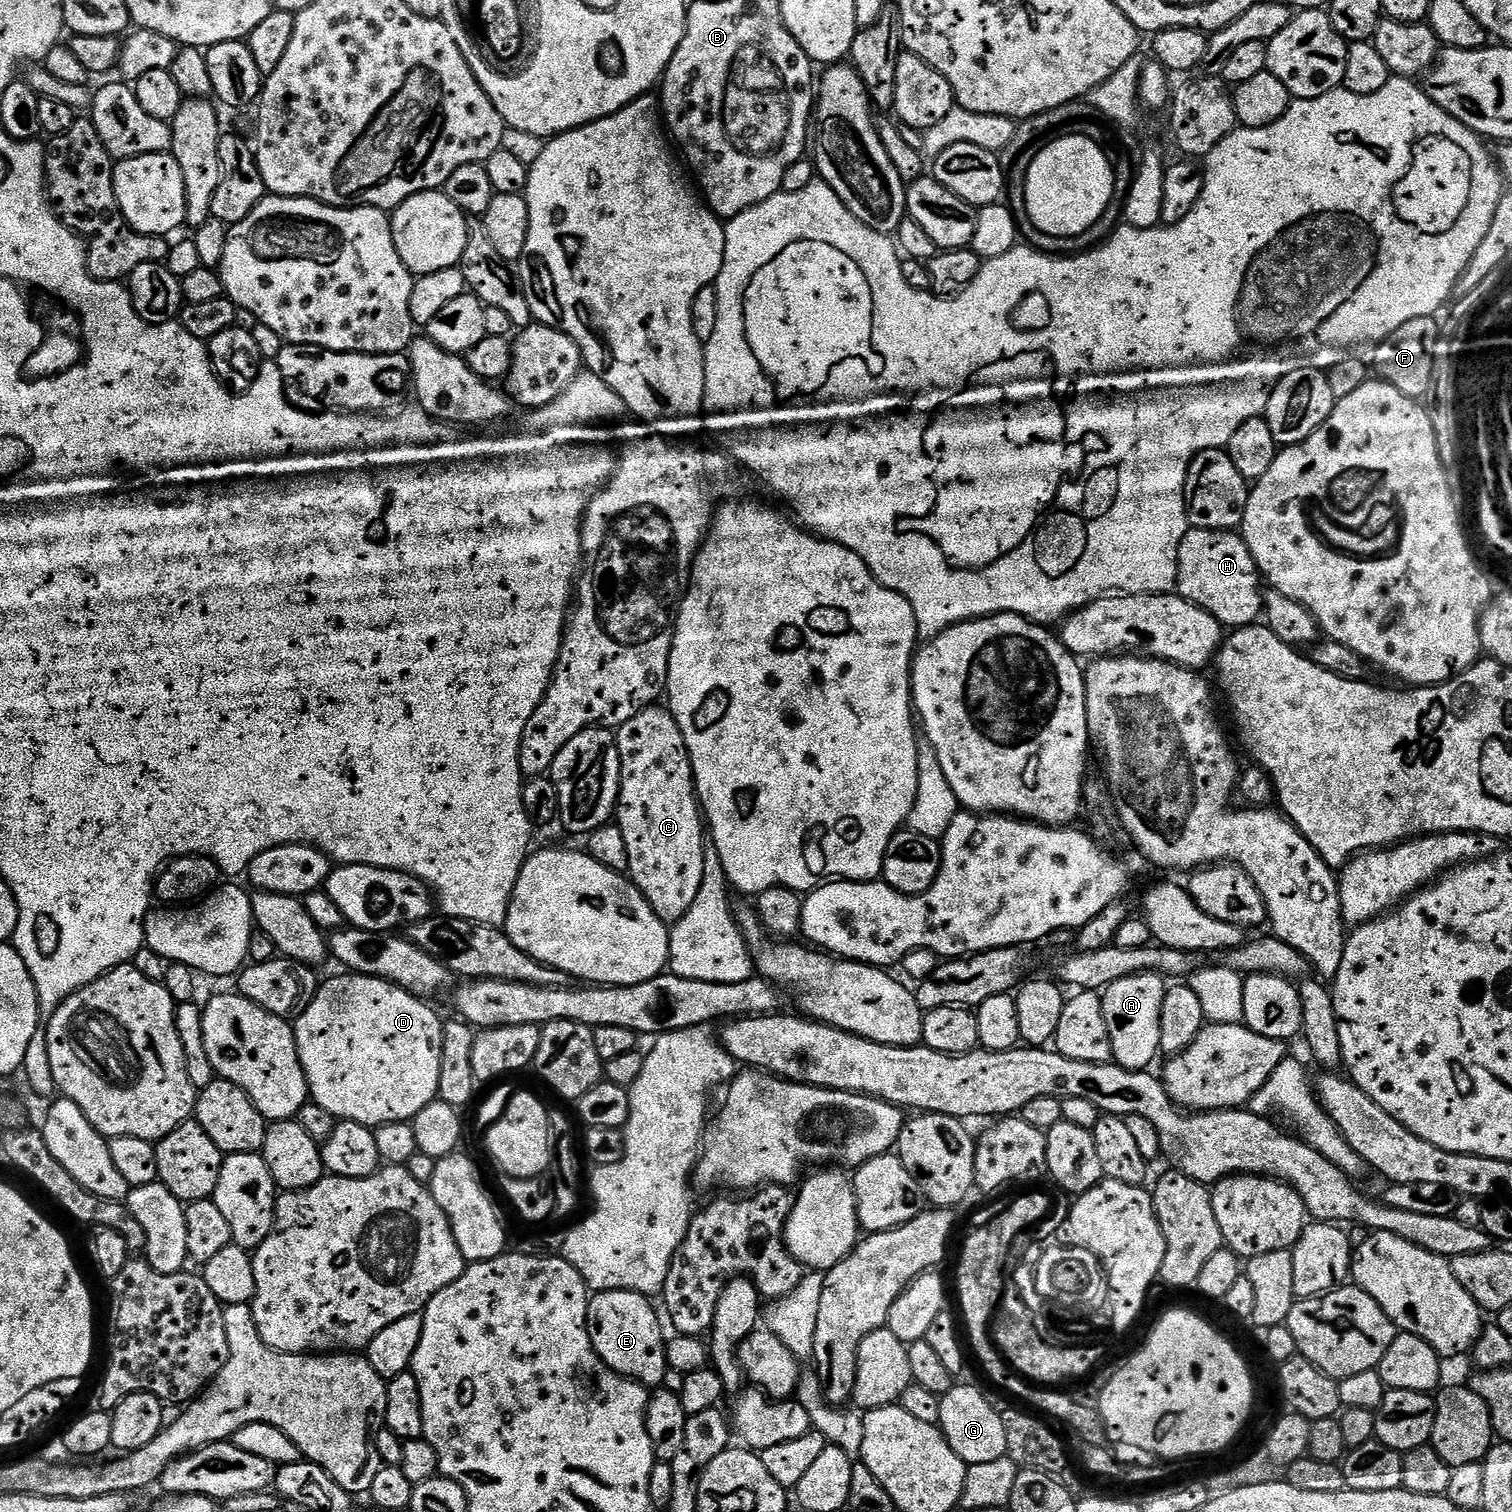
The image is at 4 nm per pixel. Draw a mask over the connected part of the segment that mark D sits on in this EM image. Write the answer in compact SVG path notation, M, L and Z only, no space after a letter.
M340 974L333 980L328 980L316 989L316 997L306 1006L303 1014L295 1017L294 1031L296 1033L296 1049L302 1062L302 1070L308 1079L308 1090L311 1099L322 1110L330 1110L330 1114L336 1116L337 1121L353 1120L359 1124L365 1124L367 1128L375 1130L380 1124L390 1122L411 1122L427 1104L432 1103L438 1096L438 1070L442 1066L442 1038L444 1037L445 1021L431 1008L431 1003L425 1002L419 996L412 996L405 988L399 988L390 980L379 980L373 976L358 976L355 974Z

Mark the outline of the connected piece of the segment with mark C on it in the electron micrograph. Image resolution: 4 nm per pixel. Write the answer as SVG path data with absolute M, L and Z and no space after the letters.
M649 706L635 712L634 715L624 724L619 725L616 732L616 745L620 755L620 797L616 799L616 811L614 813L614 823L620 827L622 834L626 838L626 854L628 855L627 875L630 877L641 894L650 902L654 914L658 914L660 921L666 925L673 925L679 922L682 914L690 910L694 902L694 897L698 894L702 886L702 866L704 865L704 846L706 843L706 821L702 815L700 801L696 794L696 781L692 779L692 759L688 757L688 751L682 738L682 730L678 722L672 717L671 712L664 706Z

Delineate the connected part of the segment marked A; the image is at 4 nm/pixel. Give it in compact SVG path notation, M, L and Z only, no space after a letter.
M1154 972L1127 976L1103 989L1106 1027L1110 1030L1112 1060L1131 1072L1151 1069L1152 1059L1160 1052L1160 1015L1166 987L1165 977Z

